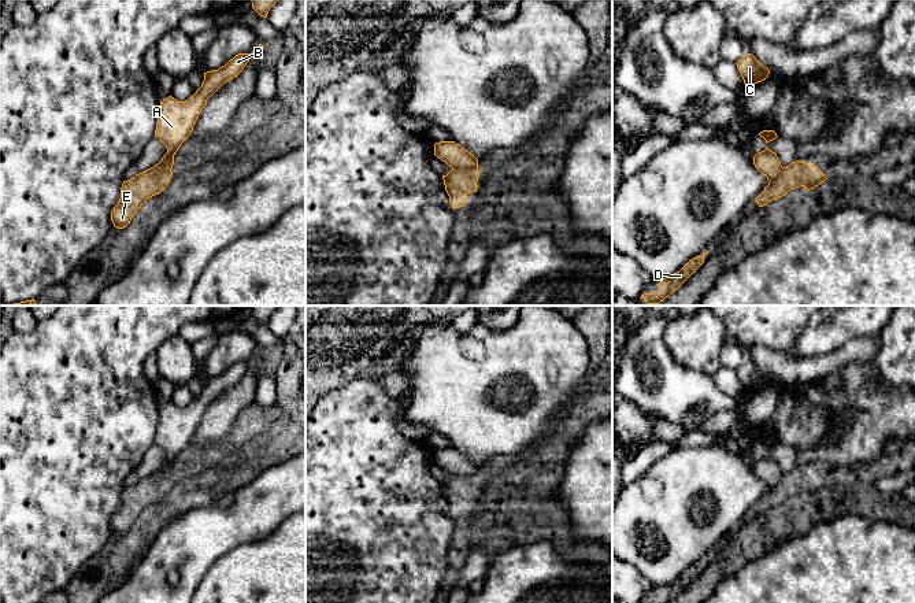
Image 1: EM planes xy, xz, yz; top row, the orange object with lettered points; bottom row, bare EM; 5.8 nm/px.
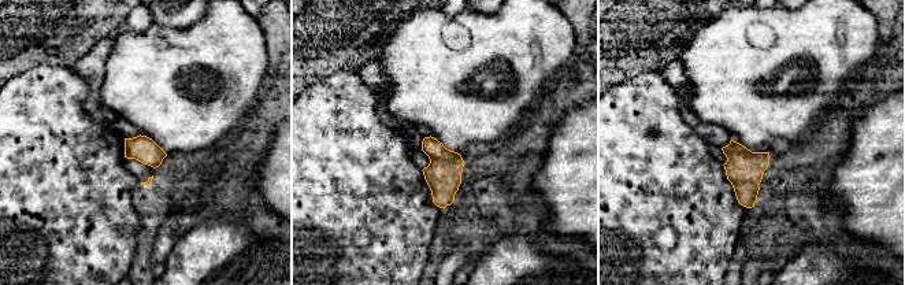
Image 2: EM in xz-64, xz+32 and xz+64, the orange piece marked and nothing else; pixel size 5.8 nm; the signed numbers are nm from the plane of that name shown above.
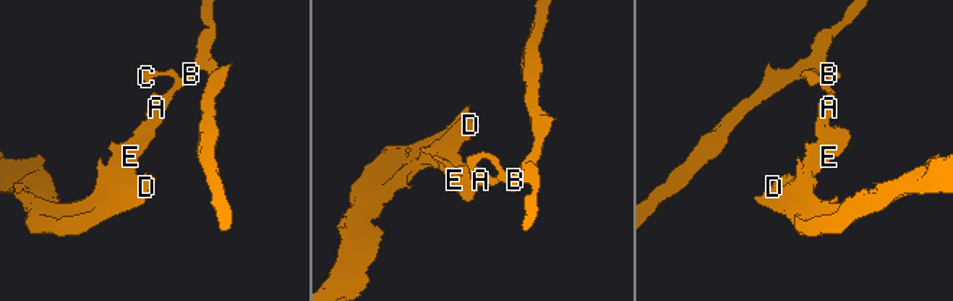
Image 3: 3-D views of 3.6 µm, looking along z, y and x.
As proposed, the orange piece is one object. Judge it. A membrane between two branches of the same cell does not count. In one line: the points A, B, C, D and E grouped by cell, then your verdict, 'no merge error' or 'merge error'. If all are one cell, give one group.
A B C / D E; merge error

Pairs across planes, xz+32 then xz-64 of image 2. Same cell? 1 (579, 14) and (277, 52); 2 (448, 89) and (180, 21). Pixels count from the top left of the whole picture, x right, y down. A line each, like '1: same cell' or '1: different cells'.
1: same cell
2: different cells

